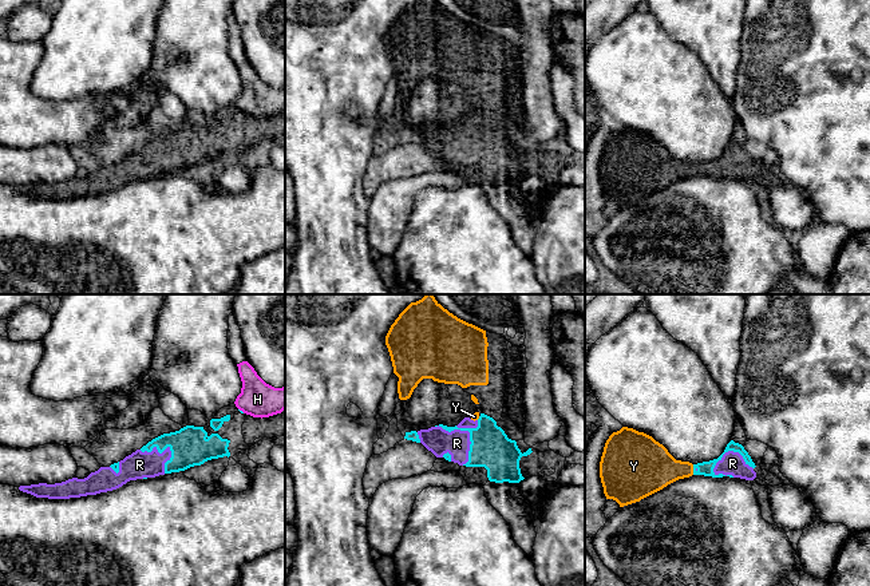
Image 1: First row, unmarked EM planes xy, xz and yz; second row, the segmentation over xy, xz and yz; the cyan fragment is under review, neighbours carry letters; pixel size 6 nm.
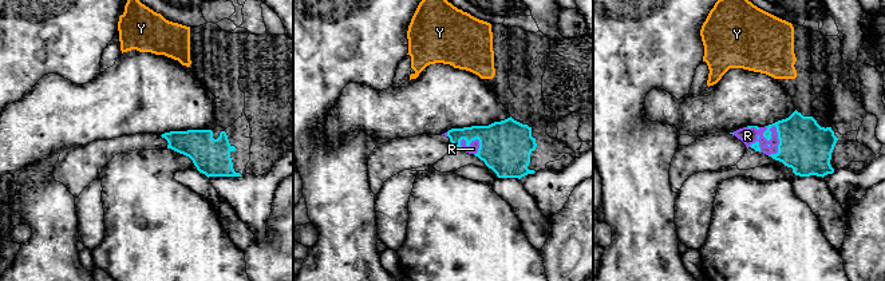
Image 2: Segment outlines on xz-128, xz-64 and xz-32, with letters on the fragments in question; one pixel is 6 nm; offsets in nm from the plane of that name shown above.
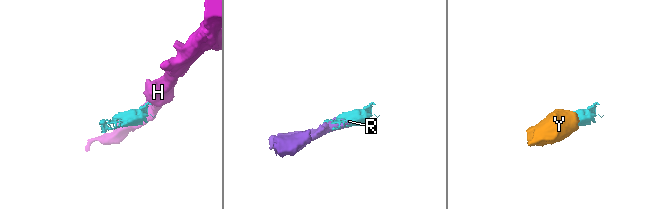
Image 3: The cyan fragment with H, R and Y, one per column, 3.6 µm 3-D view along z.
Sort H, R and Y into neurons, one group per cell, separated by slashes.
H / R Y

